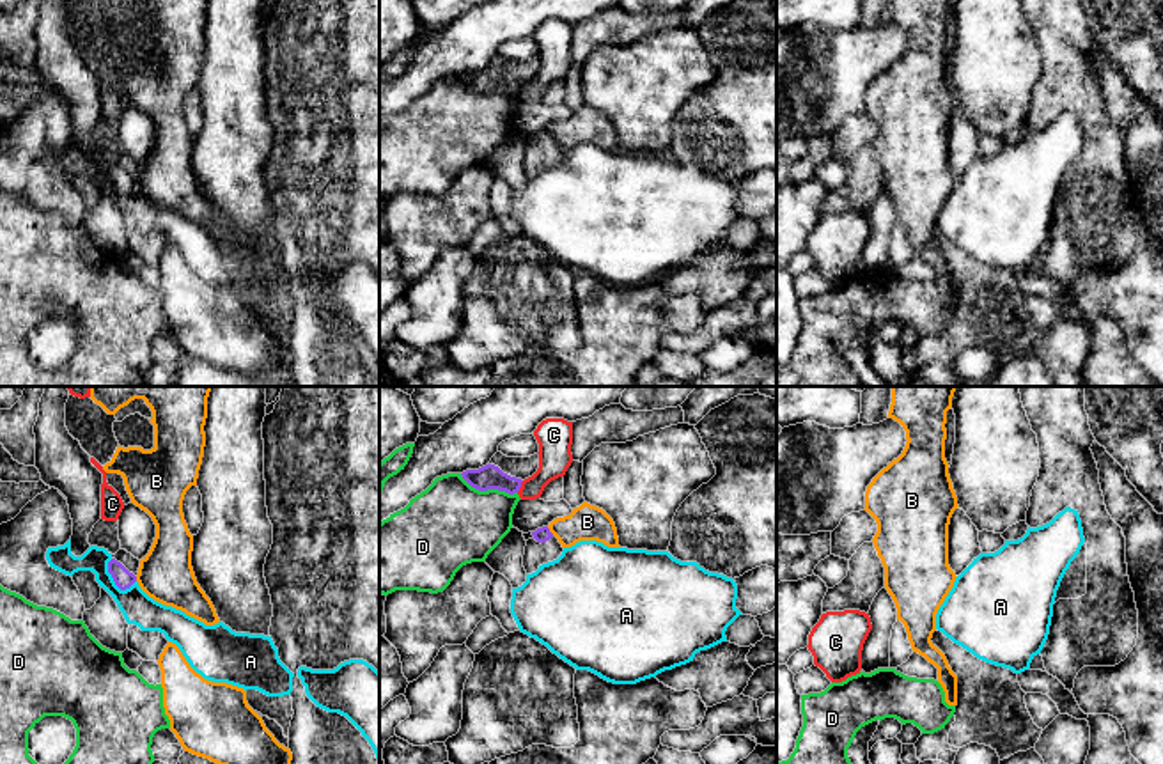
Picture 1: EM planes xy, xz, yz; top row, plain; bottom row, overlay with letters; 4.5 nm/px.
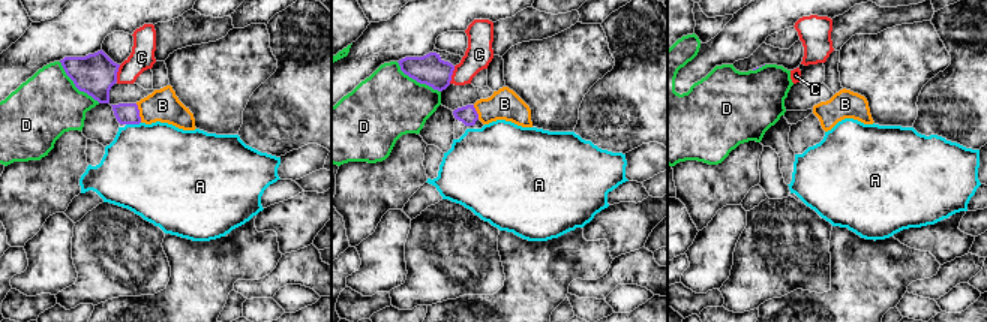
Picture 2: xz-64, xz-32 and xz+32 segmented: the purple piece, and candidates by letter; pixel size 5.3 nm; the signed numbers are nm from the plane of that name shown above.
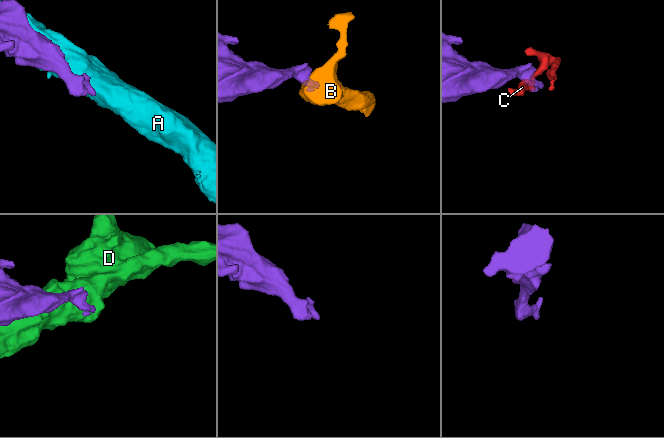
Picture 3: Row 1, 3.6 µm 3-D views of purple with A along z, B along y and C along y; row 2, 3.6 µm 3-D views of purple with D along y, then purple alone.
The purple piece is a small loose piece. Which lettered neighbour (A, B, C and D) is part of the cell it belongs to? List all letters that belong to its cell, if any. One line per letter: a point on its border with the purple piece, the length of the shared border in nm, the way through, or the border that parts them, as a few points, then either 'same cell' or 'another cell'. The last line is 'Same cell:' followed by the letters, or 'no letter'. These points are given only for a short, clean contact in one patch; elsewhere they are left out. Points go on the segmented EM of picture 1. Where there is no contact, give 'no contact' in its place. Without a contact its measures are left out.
A: contact xy (112, 576); length 170 nm; border xy (110, 559), (109, 571), (112, 580), (121, 589), (128, 589); another cell
B: contact xz (548, 530); length 50 nm; border xz (546, 527), (554, 534); another cell
C: contact xz (520, 486); length 70 nm; border xz (523, 481), (516, 491); another cell
D: contact xz (490, 488); length 260 nm; another cell
Same cell: no letter

